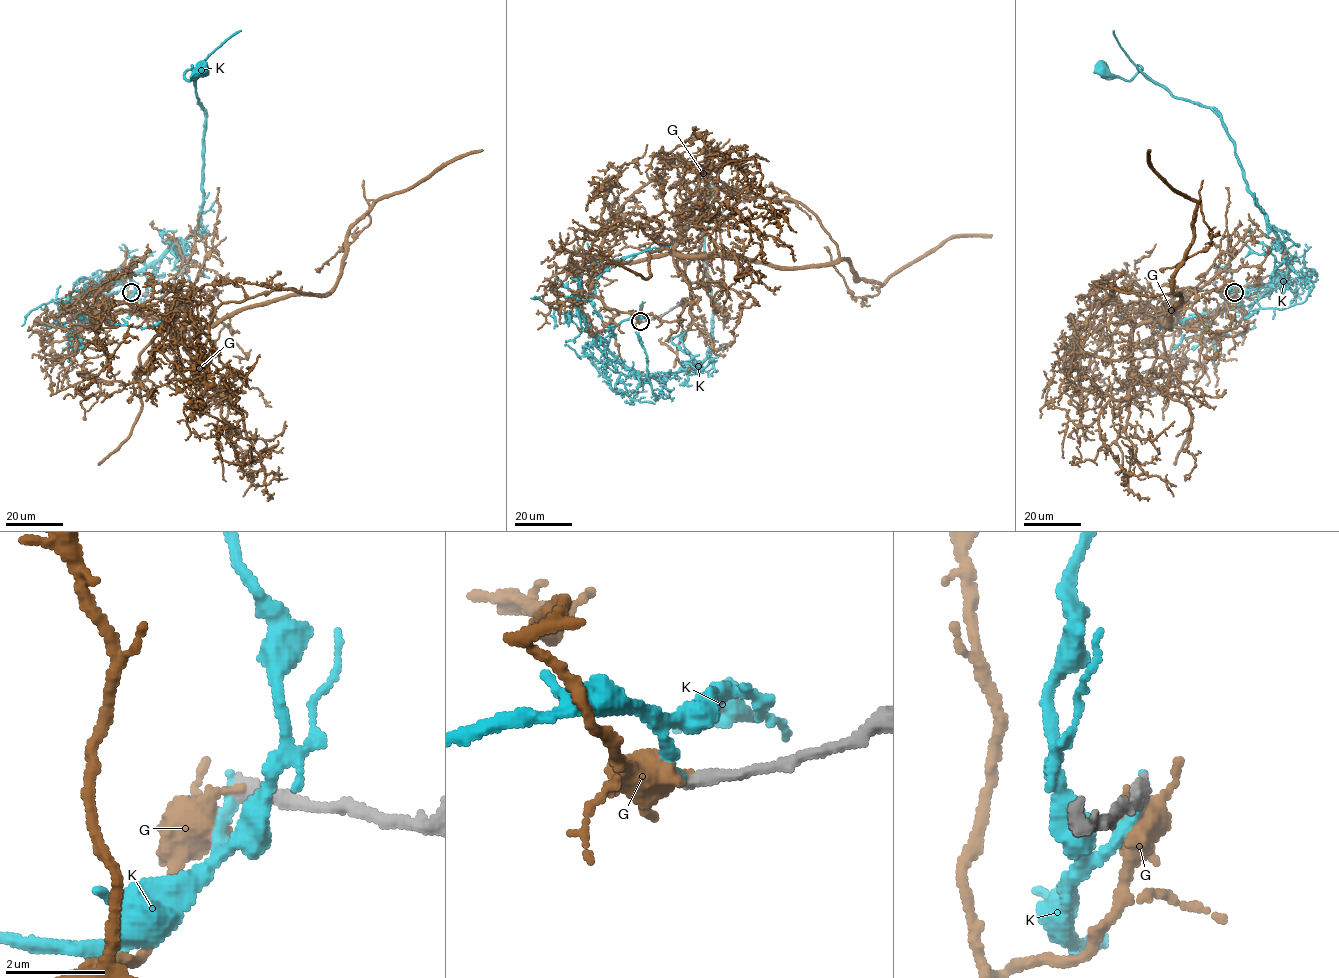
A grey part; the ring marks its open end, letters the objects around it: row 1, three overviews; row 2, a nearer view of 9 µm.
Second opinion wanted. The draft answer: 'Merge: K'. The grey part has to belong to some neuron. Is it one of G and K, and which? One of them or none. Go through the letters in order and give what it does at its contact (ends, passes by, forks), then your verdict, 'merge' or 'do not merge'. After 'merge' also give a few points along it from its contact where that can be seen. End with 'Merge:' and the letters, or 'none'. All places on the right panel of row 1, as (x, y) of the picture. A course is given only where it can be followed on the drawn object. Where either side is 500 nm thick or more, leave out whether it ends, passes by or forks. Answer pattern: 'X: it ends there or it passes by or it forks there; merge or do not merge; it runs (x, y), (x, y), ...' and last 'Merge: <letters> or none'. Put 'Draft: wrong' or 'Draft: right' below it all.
G: it ends there; do not merge
K: it ends there; merge; it runs (1235, 292), (1246, 312), (1289, 258), (1221, 115), (1139, 65), (1129, 80), (1102, 70)
Merge: K
Draft: right

